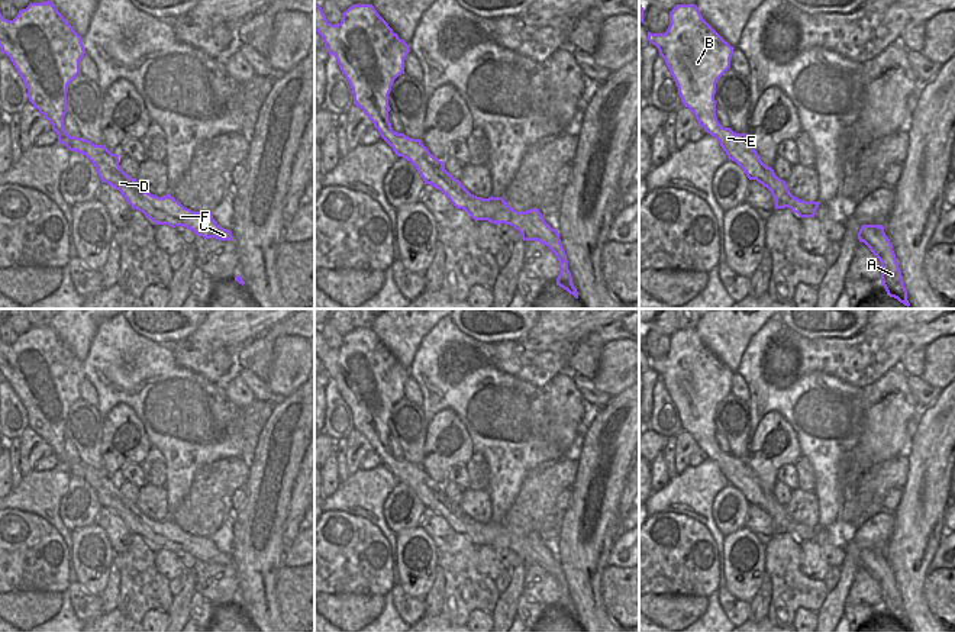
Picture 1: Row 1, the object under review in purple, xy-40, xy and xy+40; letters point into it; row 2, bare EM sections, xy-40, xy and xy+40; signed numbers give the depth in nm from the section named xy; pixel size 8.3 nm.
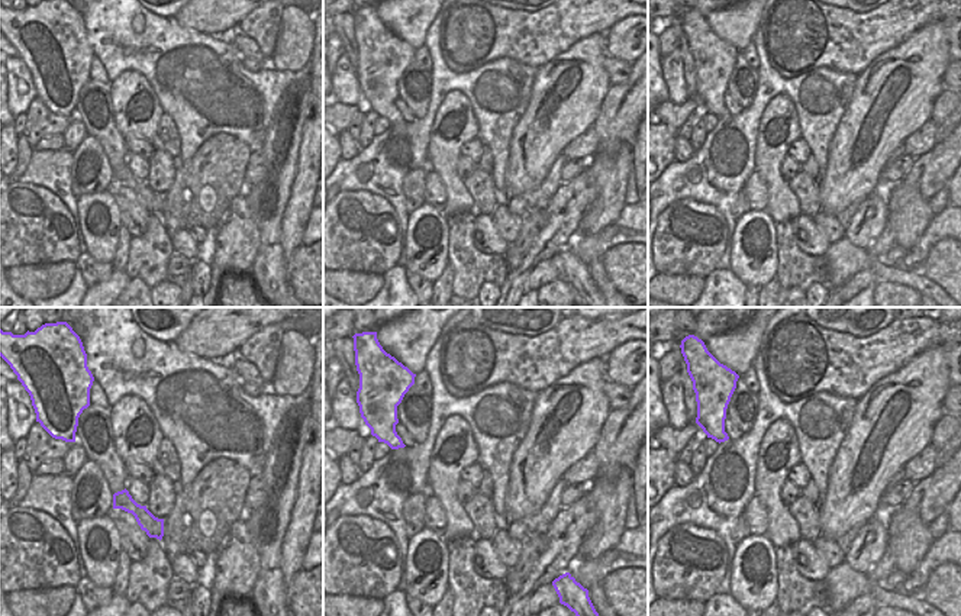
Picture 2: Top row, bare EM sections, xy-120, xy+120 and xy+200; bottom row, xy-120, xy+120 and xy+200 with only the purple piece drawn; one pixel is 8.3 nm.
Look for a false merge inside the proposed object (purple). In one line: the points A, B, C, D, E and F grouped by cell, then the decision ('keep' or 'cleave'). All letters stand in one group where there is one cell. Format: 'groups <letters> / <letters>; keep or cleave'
groups A B C D E F; keep

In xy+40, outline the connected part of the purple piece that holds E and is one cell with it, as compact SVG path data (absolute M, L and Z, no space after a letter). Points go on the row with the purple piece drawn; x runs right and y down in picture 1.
M677 4L670 12L670 26L665 33L648 32L649 43L655 45L664 58L681 97L681 103L696 116L700 126L714 136L727 158L735 161L749 180L756 180L767 187L774 200L775 209L791 209L800 217L813 217L819 201L804 201L794 197L785 181L778 178L771 167L767 167L752 144L746 139L746 133L736 133L730 128L723 128L716 117L716 83L730 68L733 46L730 46L701 16L696 4Z

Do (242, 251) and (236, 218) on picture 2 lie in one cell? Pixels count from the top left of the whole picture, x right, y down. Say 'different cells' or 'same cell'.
same cell

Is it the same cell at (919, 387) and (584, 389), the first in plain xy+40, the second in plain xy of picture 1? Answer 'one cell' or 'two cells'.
one cell

